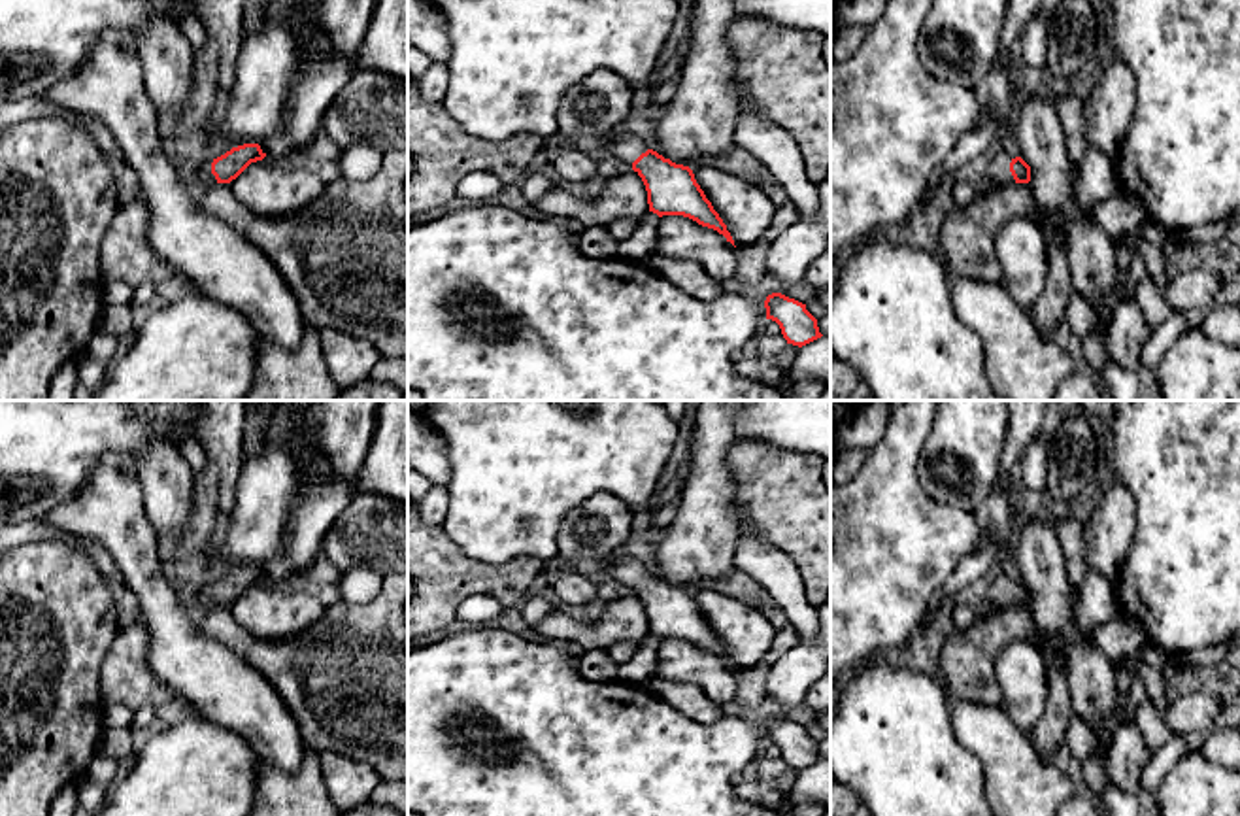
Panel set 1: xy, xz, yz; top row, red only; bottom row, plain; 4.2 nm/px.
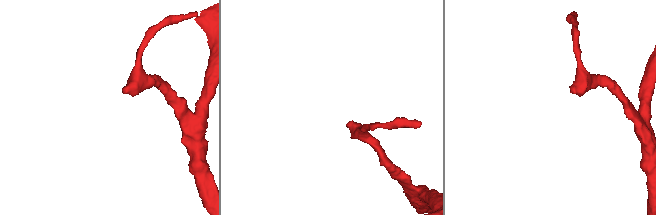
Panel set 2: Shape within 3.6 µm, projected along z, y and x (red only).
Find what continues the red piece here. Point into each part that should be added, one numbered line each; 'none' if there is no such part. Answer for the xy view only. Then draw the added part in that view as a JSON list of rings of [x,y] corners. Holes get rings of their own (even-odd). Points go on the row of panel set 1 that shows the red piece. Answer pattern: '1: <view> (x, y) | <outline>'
1: xy (204, 176) | [[[213,161],[204,162],[196,172],[196,179],[202,183],[204,189],[217,183],[215,176],[211,174],[211,162]]]

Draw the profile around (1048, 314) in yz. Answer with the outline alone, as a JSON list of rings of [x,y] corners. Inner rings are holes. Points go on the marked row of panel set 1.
[[[1049,238],[1049,274],[1047,283],[1031,312],[1031,317],[1040,334],[1051,336],[1061,323],[1064,323],[1064,314],[1068,308],[1068,300],[1074,295],[1068,255],[1063,247],[1061,240]]]

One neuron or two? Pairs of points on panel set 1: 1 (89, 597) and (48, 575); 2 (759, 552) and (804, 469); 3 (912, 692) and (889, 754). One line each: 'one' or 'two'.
1: one
2: two
3: one

